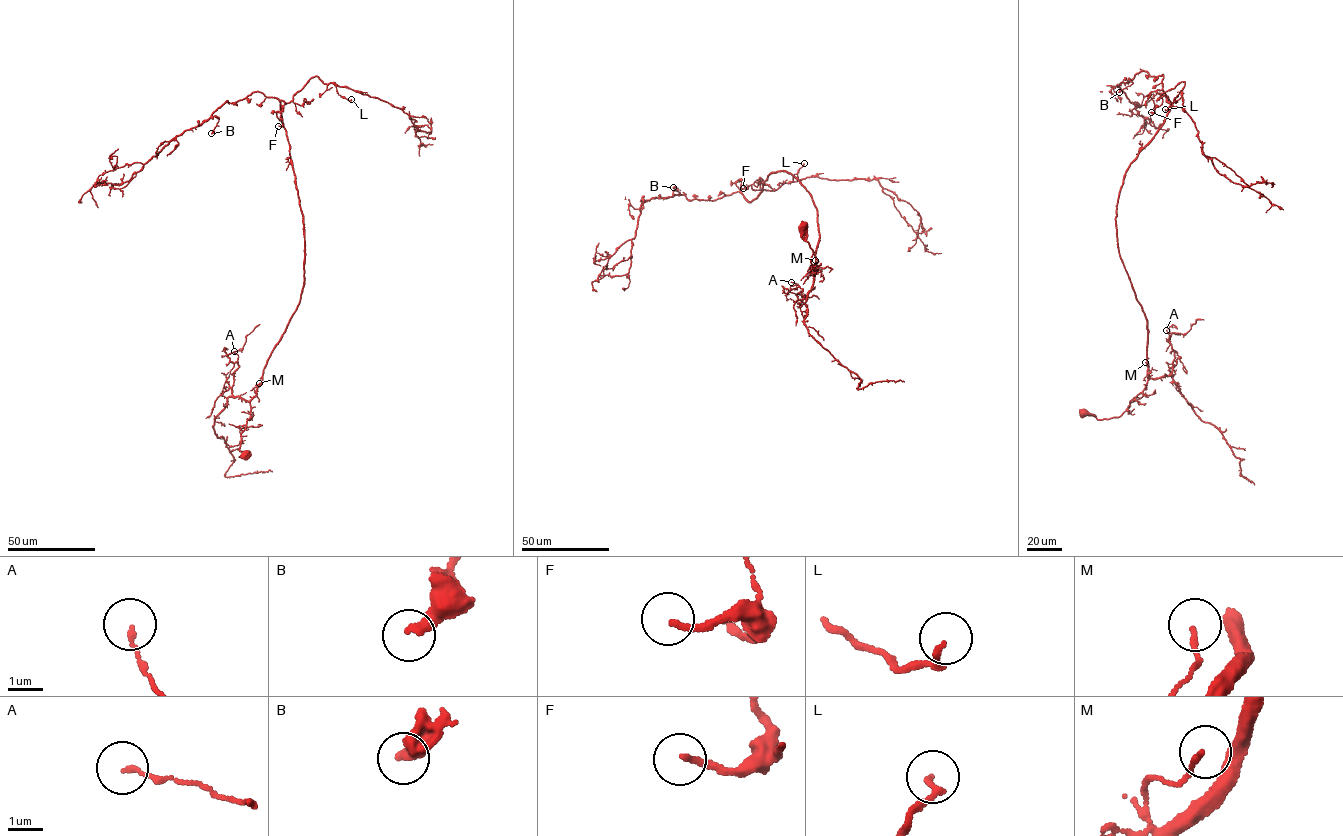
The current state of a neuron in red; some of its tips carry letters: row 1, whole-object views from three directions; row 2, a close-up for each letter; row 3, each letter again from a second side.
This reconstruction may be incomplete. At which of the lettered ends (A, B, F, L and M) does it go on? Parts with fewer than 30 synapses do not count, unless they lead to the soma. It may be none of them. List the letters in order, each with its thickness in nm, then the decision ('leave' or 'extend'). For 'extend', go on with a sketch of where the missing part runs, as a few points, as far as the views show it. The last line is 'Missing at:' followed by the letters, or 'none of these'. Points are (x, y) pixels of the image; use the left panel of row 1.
A: calibre 120 nm; leave
B: calibre 280 nm; leave
F: calibre 160 nm; leave
L: calibre 150 nm; leave
M: calibre 140 nm; leave
Missing at: none of these

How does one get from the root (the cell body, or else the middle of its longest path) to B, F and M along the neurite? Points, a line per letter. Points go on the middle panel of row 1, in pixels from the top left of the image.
B: (803, 226), (815, 271), (817, 211), (784, 170), (769, 173), (750, 201), (738, 191), (689, 200), (673, 187)
F: (803, 226), (815, 271), (817, 211), (804, 186), (782, 170), (769, 173), (751, 201), (743, 188)
M: (803, 226), (805, 239), (812, 251), (810, 266), (817, 270), (815, 271), (815, 260)

